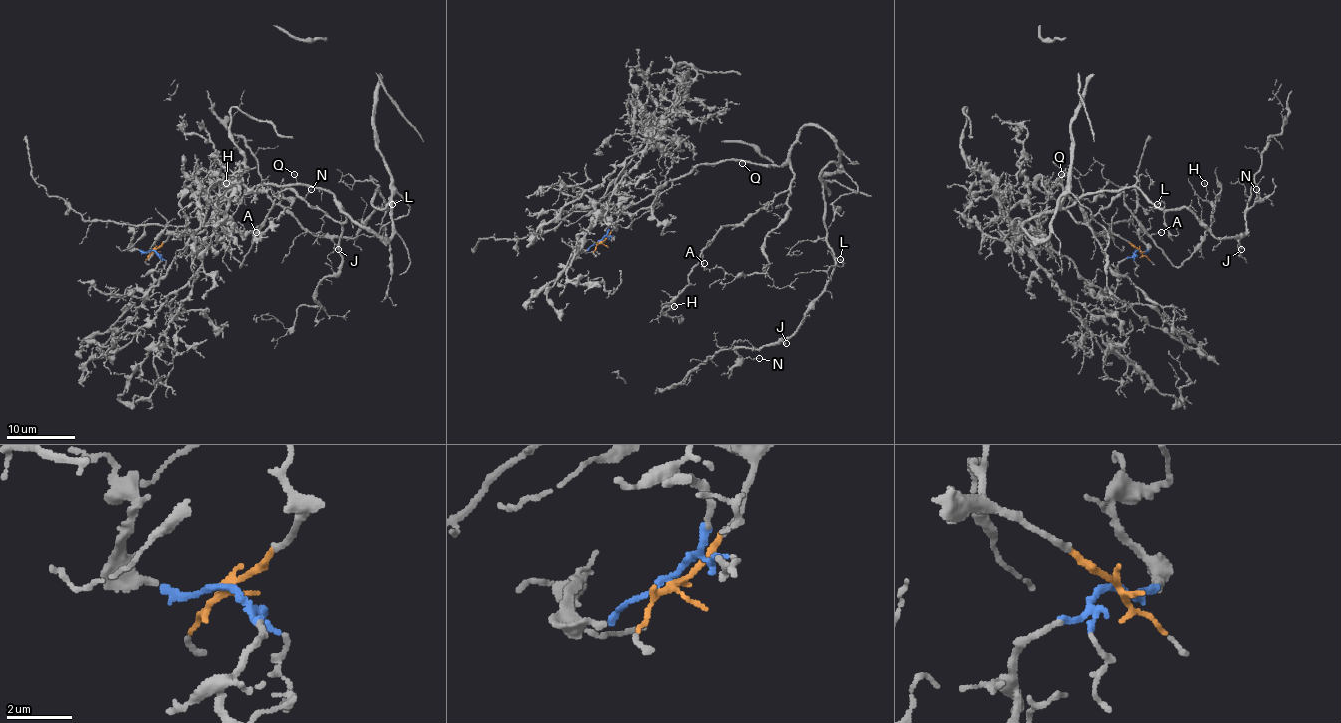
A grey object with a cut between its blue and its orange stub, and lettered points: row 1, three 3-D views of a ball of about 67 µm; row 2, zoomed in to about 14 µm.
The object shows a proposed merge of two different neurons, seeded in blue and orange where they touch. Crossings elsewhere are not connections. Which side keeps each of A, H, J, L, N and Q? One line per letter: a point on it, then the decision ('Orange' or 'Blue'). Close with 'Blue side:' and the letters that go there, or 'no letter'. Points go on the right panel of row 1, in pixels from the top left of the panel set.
A: Place: (1161, 232). Orange
H: Place: (1204, 183). Orange
J: Place: (1241, 249). Orange
L: Place: (1157, 204). Orange
N: Place: (1256, 189). Orange
Q: Place: (1061, 174). Orange
Blue side: no letter

